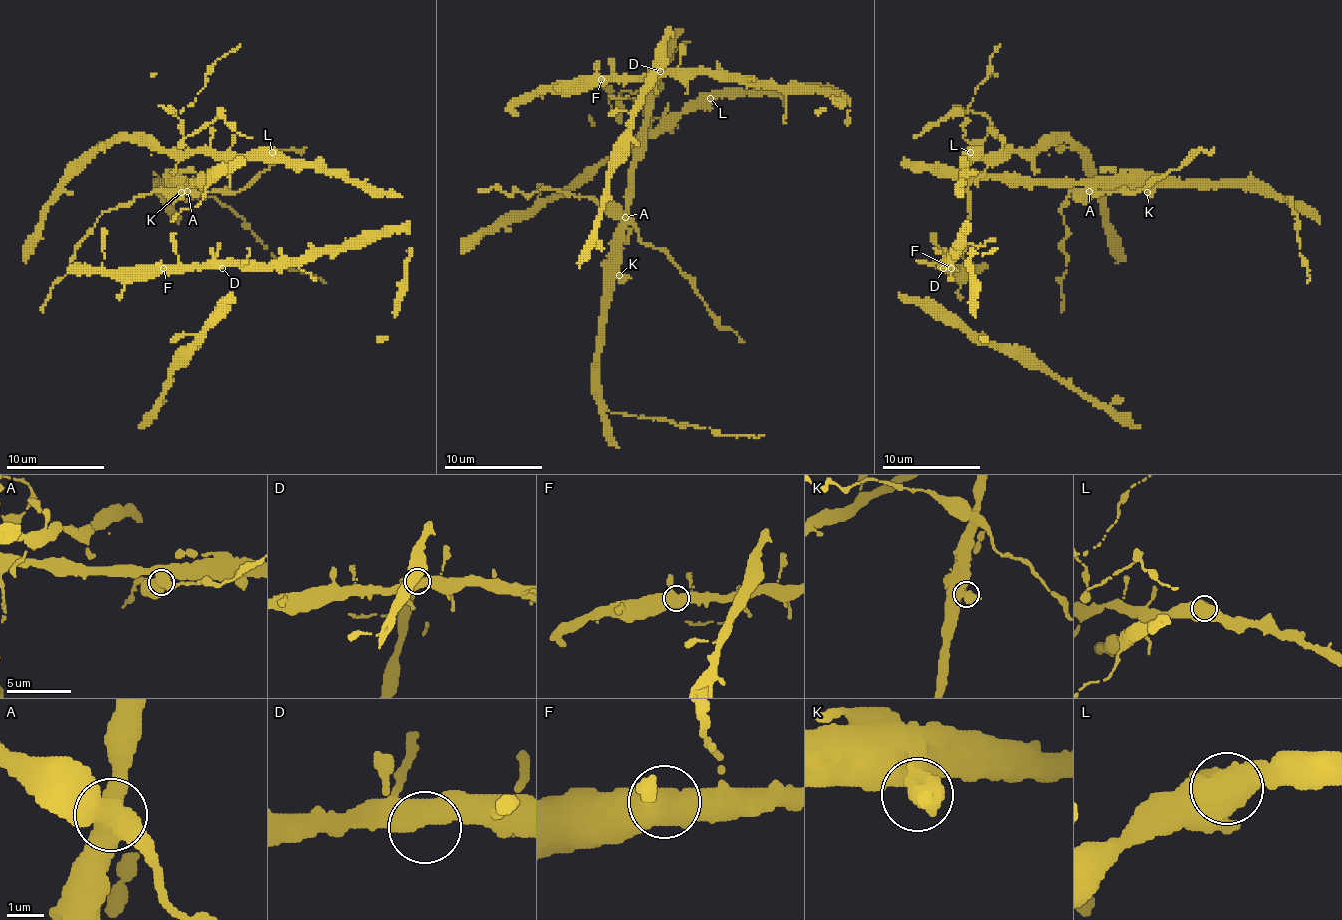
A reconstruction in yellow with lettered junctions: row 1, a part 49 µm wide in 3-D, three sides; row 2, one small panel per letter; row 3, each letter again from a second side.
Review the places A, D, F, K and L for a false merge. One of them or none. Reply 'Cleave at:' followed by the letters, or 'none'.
Cleave at: A

